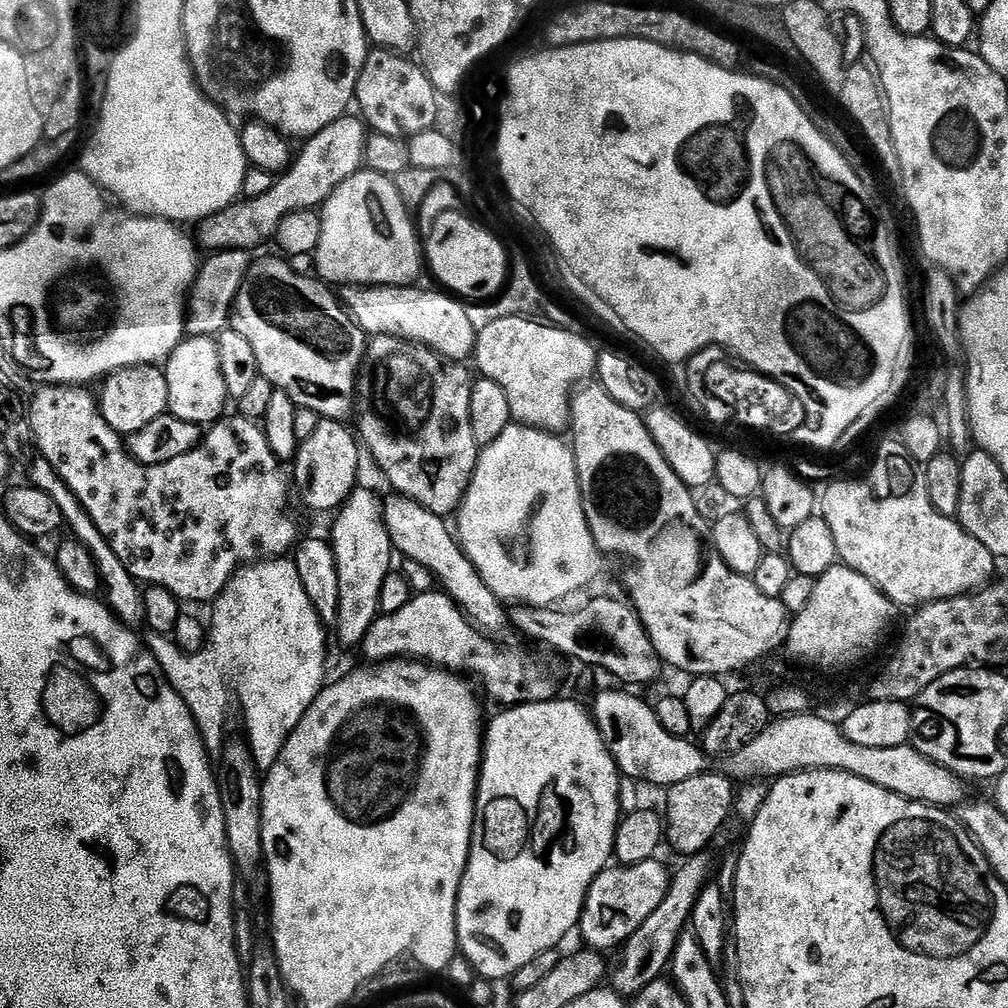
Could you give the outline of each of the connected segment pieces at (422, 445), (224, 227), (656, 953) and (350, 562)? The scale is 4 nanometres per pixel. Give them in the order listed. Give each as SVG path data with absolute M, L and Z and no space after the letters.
M446 366L436 376L436 412L432 412L432 420L428 420L420 440L376 440L376 448L370 453L399 495L409 496L426 510L445 518L451 517L463 503L478 457L470 422L473 381L460 368L463 367Z
M359 115L339 116L330 126L326 126L295 157L294 163L273 183L272 188L262 194L262 198L241 199L220 212L199 221L200 244L208 254L228 252L236 249L255 250L259 244L273 239L282 218L303 208L319 209L330 194L346 178L361 171L364 164L364 144L369 138L366 125Z
M705 850L697 856L689 856L683 861L684 869L680 873L671 877L668 893L658 910L654 912L639 927L637 932L625 941L622 953L620 970L616 974L615 991L624 996L636 995L650 982L659 979L671 965L673 952L676 949L680 936L691 921L693 908L698 902L698 898L703 894L712 876L712 856L711 851Z
M364 486L350 493L339 509L336 521L332 524L330 543L336 555L338 566L338 594L340 605L336 615L334 631L336 636L348 648L359 649L363 645L370 626L381 615L380 595L382 582L386 582L388 573L393 571L392 539L384 525L384 509L381 497L367 492Z

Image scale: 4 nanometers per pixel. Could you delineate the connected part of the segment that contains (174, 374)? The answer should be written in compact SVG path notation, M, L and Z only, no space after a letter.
M188 336L181 340L179 346L166 357L163 370L171 415L201 426L211 426L225 415L224 407L230 404L230 397L226 390L226 378L222 378L222 362L213 337Z

